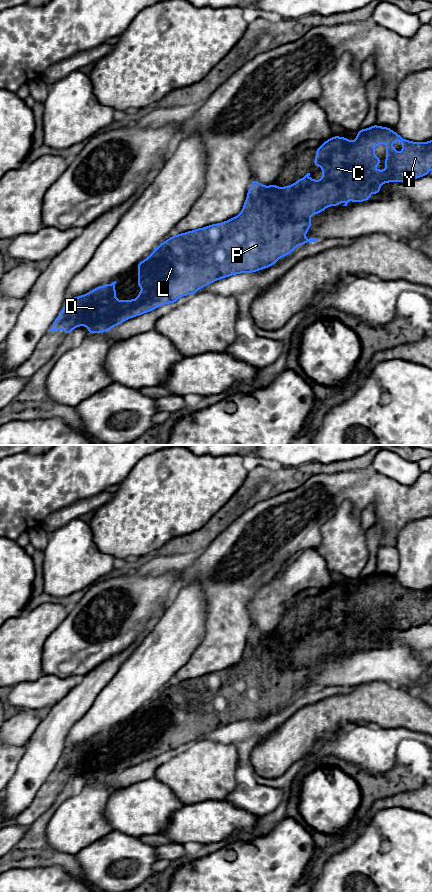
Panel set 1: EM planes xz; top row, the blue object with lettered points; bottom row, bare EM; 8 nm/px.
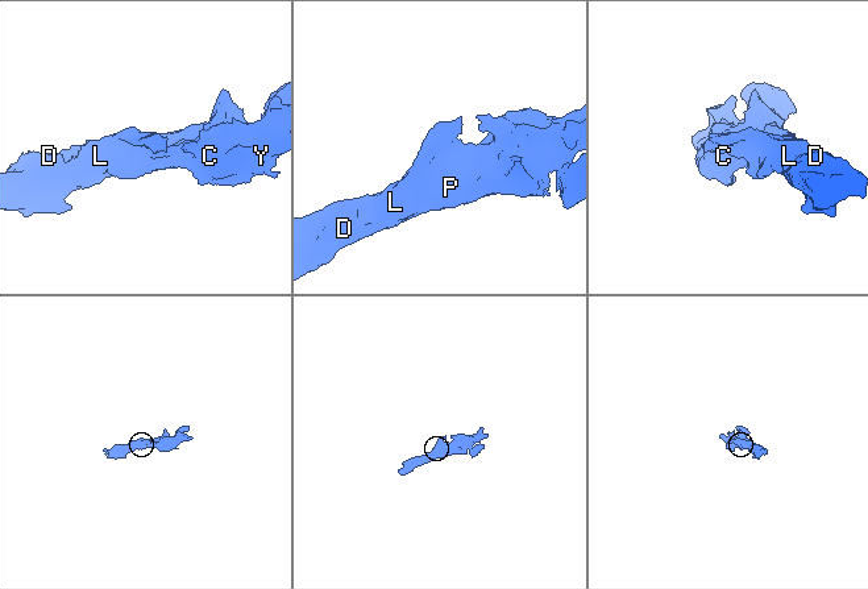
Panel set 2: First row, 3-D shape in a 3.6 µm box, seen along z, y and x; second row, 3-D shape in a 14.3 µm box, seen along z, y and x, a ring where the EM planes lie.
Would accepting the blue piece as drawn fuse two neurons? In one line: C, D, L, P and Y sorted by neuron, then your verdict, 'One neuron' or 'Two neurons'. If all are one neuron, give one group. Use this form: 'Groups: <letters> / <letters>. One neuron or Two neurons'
Groups: C D L P / Y. Two neurons

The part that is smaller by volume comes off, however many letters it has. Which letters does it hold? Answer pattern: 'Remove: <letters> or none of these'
Remove: Y

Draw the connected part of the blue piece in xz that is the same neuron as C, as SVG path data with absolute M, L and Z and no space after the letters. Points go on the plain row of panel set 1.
M335 598L328 608L322 613L322 627L313 630L340 630L352 623L352 616L355 614L353 603L348 599Z

